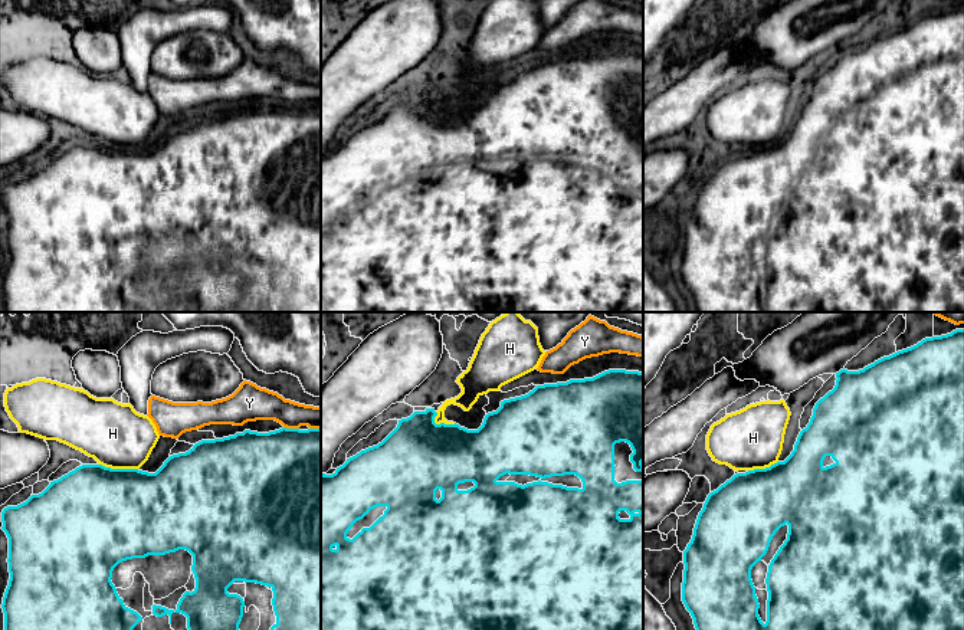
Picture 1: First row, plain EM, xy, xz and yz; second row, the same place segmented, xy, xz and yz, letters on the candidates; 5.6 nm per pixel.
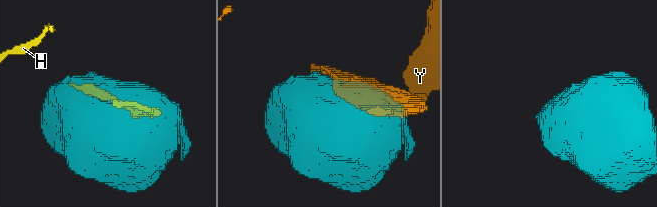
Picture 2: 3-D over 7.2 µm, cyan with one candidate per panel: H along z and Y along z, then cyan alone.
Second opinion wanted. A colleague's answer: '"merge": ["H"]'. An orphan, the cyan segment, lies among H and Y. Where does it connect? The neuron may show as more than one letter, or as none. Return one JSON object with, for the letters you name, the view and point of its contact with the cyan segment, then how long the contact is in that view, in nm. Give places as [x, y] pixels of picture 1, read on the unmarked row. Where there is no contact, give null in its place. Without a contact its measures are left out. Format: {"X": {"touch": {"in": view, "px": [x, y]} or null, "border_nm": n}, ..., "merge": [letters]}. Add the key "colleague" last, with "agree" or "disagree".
{"H": {"touch": {"in": "xy", "px": [118, 147]}, "border_nm": 220}, "merge": ["H"], "colleague": "agree"}

